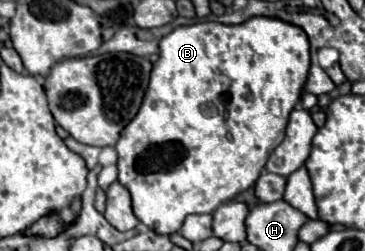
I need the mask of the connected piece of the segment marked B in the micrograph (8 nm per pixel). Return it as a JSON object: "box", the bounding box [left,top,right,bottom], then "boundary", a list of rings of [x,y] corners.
{"box":[116,17,310,235],"boundary":[[[252,17],[242,25],[222,25],[222,23],[206,21],[206,23],[178,27],[170,35],[166,35],[160,41],[160,59],[154,63],[154,69],[152,69],[152,75],[150,75],[150,85],[148,85],[148,91],[144,95],[142,107],[140,107],[138,115],[122,129],[120,139],[116,143],[118,171],[120,171],[118,181],[130,191],[132,209],[134,209],[134,215],[138,217],[138,221],[144,223],[146,227],[154,229],[158,235],[172,235],[172,233],[180,231],[180,227],[184,225],[184,219],[188,215],[192,215],[192,213],[214,213],[214,209],[220,203],[230,201],[238,193],[252,187],[256,183],[256,179],[260,177],[268,155],[284,139],[288,115],[302,95],[302,87],[304,87],[306,75],[308,75],[308,69],[310,69],[310,45],[308,45],[306,33],[300,27],[288,25],[280,19]]]}

